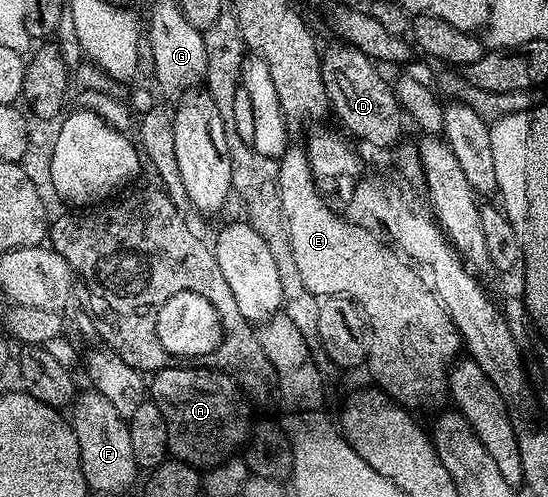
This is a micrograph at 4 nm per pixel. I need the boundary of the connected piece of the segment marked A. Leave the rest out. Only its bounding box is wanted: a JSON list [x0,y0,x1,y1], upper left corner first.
[151,364,250,464]

